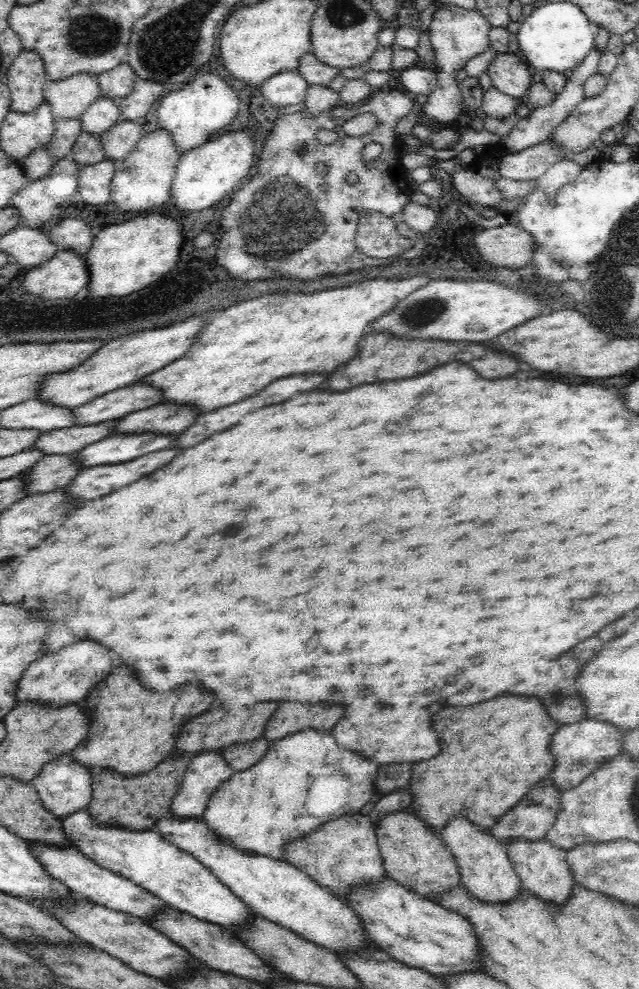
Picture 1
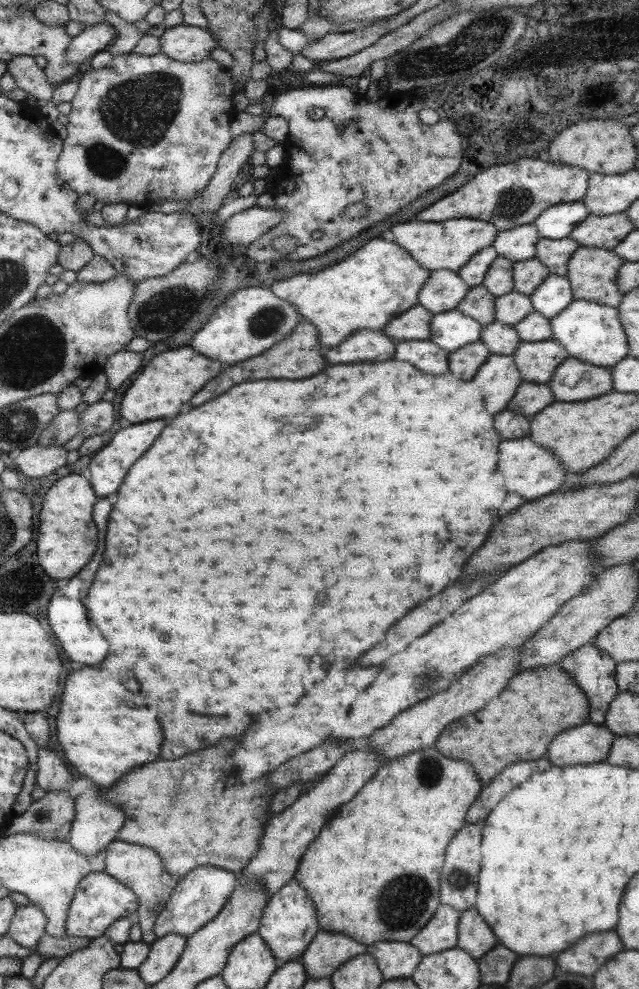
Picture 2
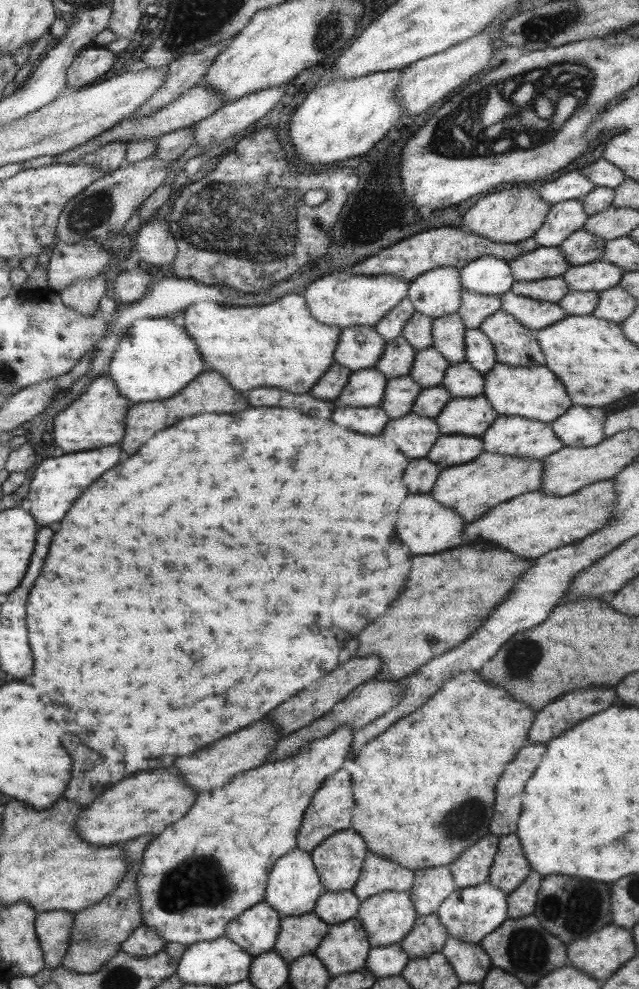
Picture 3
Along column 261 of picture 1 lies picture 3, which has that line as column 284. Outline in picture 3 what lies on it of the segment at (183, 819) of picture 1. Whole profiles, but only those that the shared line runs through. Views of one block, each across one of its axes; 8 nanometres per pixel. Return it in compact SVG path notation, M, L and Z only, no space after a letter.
M297 847L280 856L269 871L263 900L271 905L279 916L299 916L314 912L317 897L325 893L323 885L319 883L319 875L315 872L310 853L299 850Z

